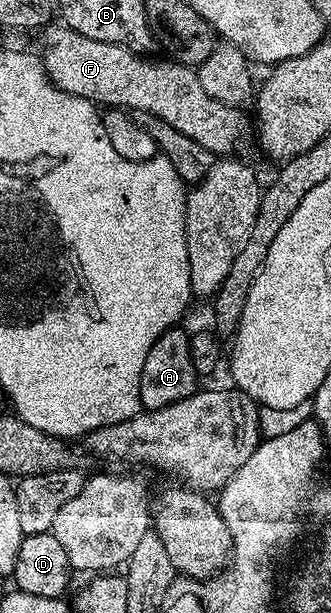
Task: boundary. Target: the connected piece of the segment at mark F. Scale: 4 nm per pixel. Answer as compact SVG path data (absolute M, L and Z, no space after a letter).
M57 22L44 29L45 71L65 91L85 96L101 106L126 110L147 110L175 126L179 134L187 134L201 148L217 158L225 158L245 136L245 116L240 107L216 100L203 90L196 71L188 64L178 64L172 58L145 60L144 55L132 52L124 44L95 42L83 38L75 30Z

